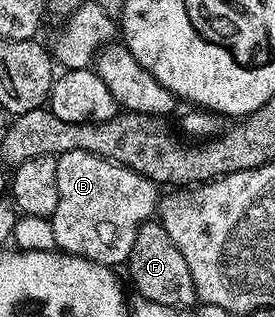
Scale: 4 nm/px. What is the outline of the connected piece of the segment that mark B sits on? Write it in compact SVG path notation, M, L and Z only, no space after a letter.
M65 151L55 157L55 162L57 211L49 218L55 249L101 265L122 266L139 228L156 216L160 186L129 167L89 151Z

